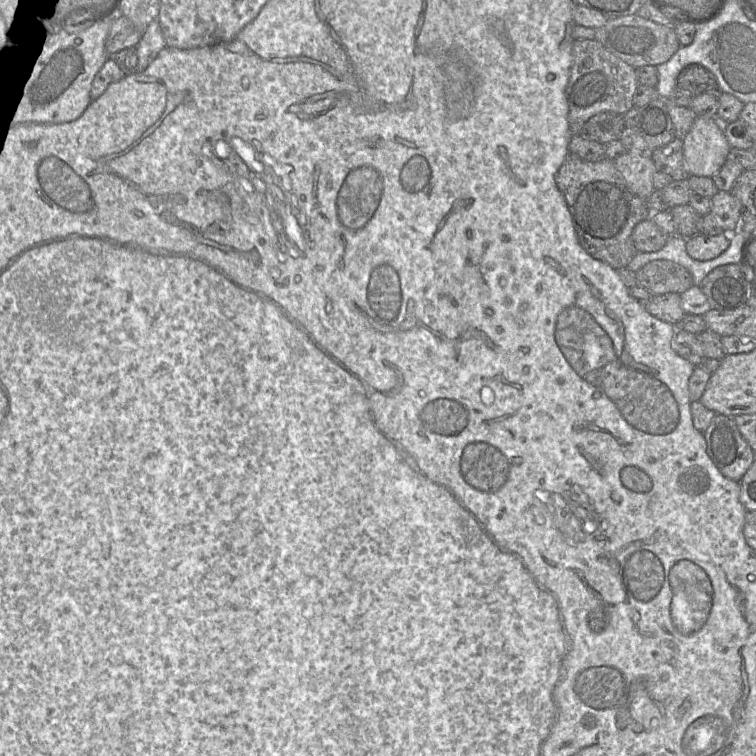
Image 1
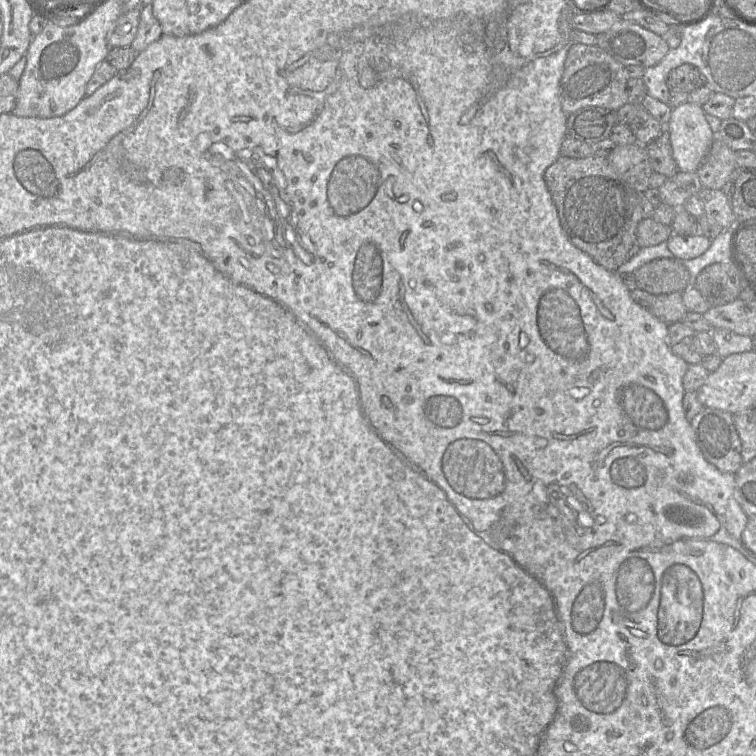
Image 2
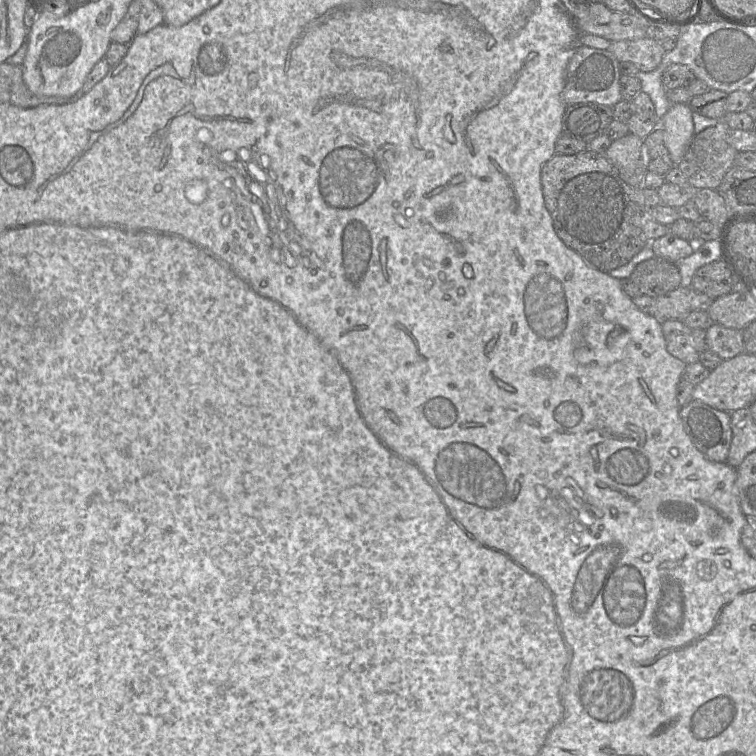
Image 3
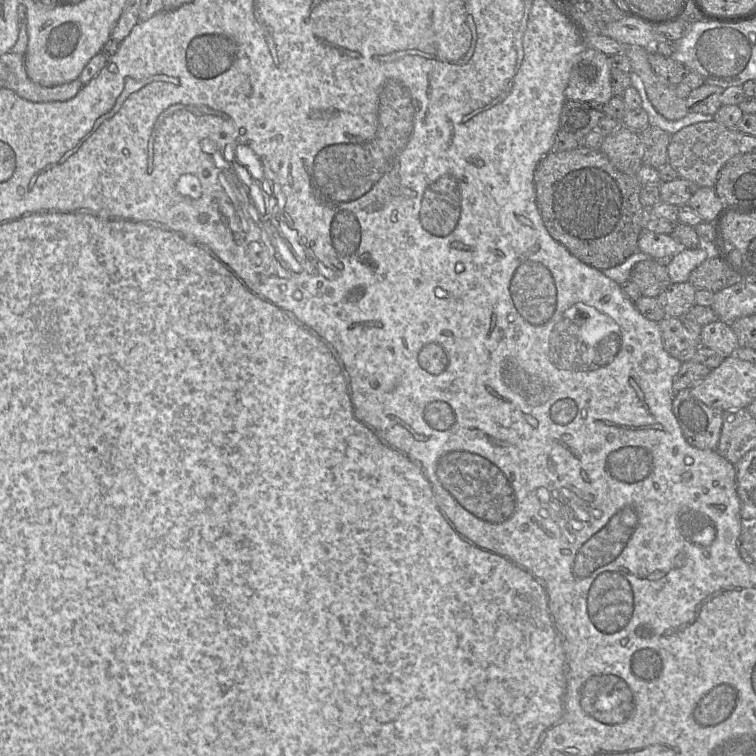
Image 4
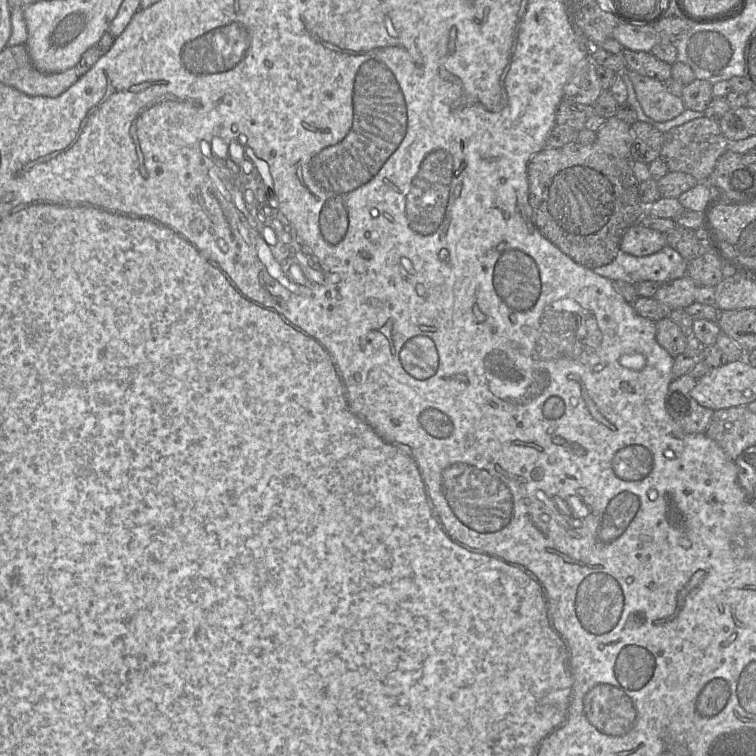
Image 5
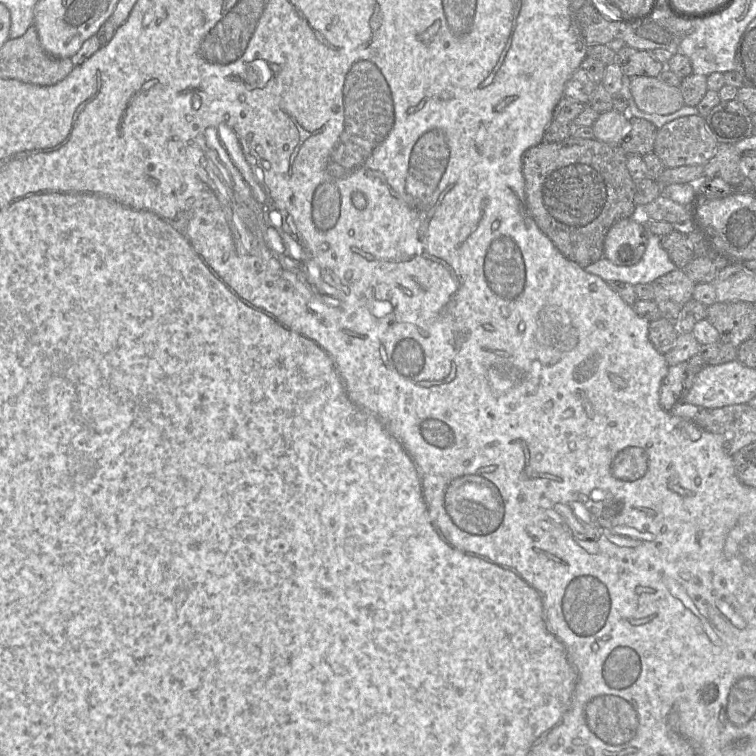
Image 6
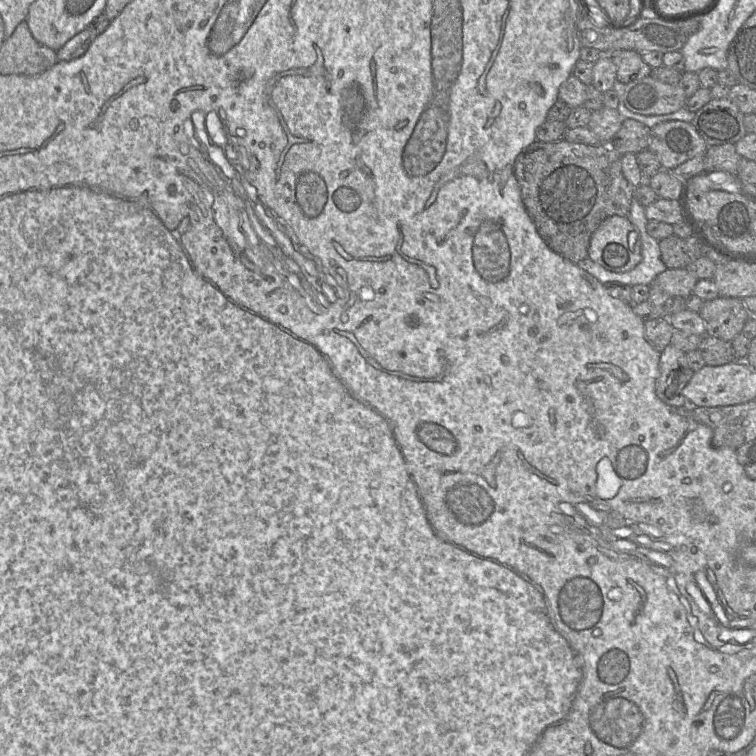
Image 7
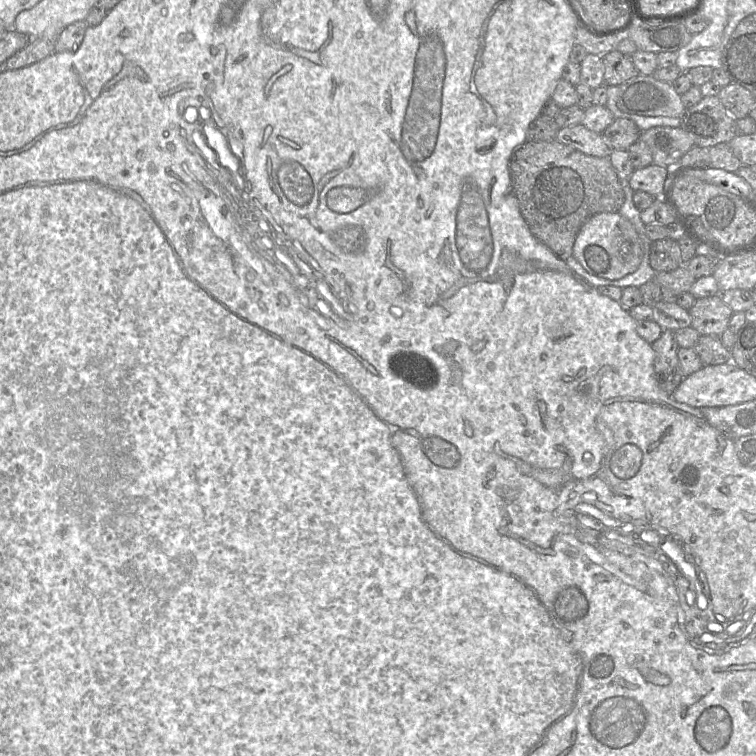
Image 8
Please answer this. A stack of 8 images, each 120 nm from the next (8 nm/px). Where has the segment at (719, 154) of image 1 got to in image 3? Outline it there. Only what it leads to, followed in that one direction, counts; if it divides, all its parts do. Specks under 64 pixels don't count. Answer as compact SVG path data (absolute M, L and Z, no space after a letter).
M672 104L657 123L664 132L664 142L670 158L677 166L683 159L694 135L693 111L688 104Z

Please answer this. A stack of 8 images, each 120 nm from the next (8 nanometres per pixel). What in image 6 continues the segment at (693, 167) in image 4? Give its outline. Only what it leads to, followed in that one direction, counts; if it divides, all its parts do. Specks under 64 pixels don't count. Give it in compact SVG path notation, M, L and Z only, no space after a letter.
M699 115L677 118L657 131L653 153L665 168L704 166L718 143Z

